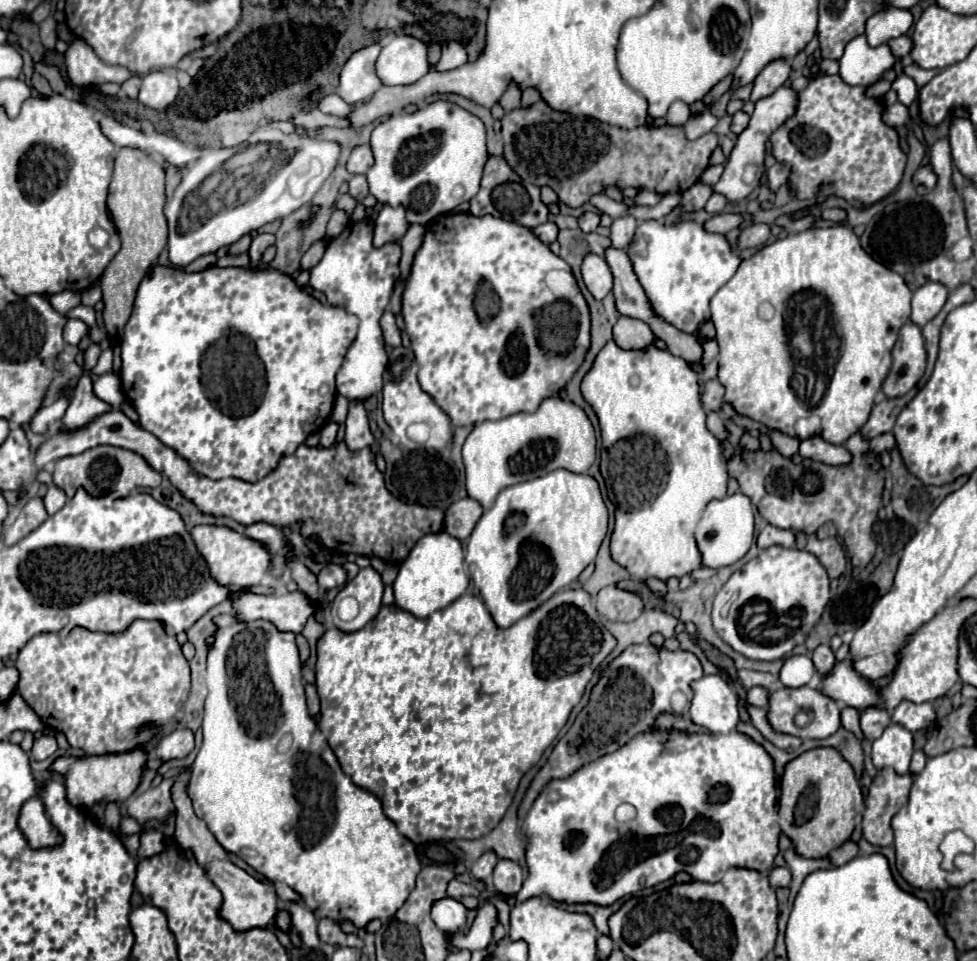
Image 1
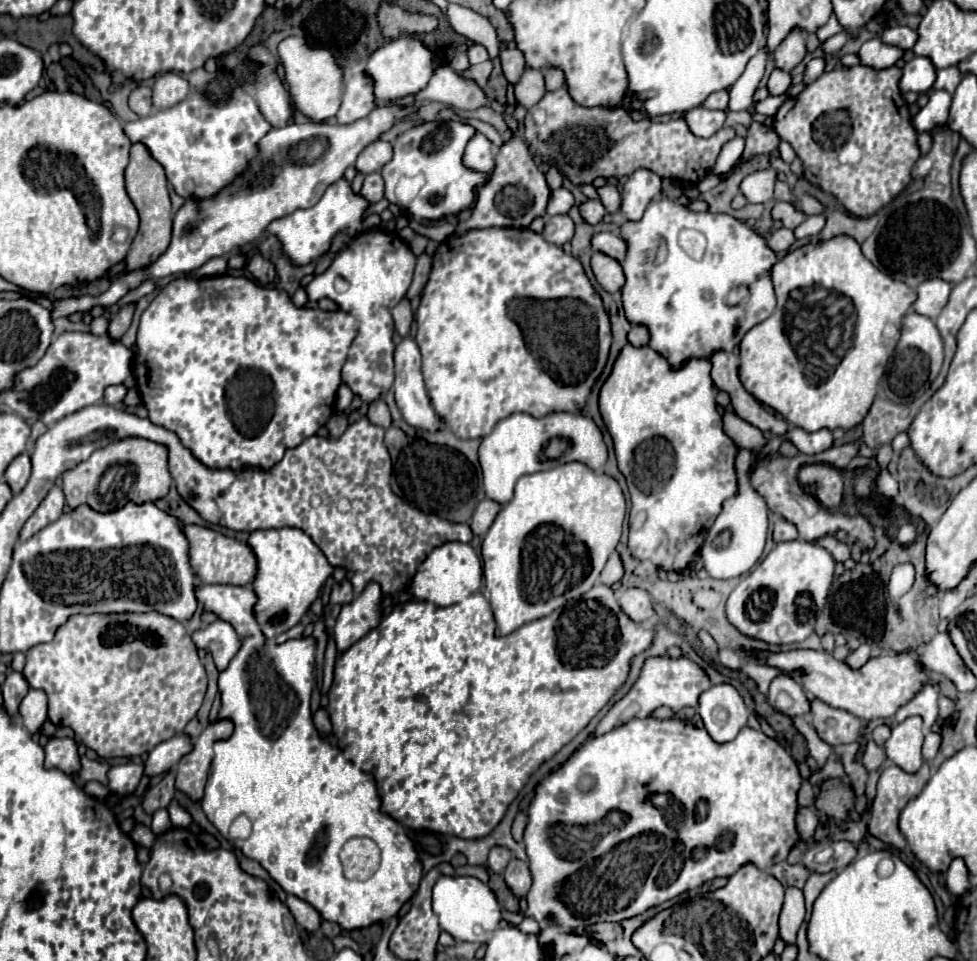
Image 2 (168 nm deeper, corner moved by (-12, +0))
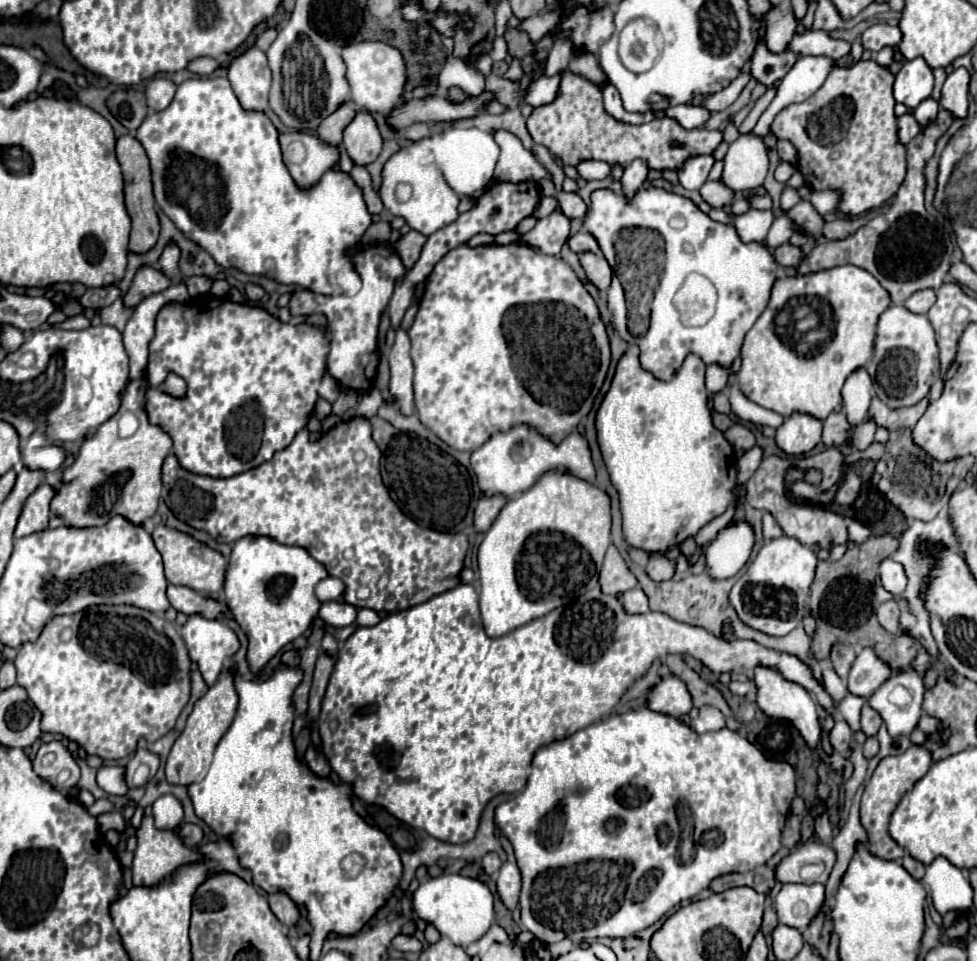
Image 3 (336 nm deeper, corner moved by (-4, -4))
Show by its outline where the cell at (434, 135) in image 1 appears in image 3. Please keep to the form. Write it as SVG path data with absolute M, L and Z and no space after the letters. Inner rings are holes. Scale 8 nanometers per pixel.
M432 139L416 141L408 147L400 149L396 155L392 155L388 159L388 163L384 165L384 173L382 173L384 179L382 179L382 187L380 187L380 199L382 199L384 207L392 215L404 217L406 223L410 225L410 229L414 229L426 237L432 235L434 231L442 229L444 225L450 225L452 221L456 221L458 201L460 201L460 197L444 181L444 175L442 175L438 161L434 157L430 157L430 141ZM400 183L408 183L414 189L412 197L406 203L396 201L396 187Z

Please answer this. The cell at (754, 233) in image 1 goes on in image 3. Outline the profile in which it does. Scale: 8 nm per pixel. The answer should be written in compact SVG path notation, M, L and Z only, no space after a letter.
M782 245L782 247L778 247L776 249L776 253L774 253L774 257L776 257L776 261L780 263L780 265L784 265L784 267L798 267L800 263L802 263L802 259L804 259L804 253L802 253L802 249L800 247L794 247L794 245Z

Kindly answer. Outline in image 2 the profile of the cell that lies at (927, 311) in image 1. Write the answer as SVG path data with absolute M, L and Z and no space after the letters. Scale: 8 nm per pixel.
M938 277L936 281L924 281L924 285L918 285L916 289L918 299L912 309L920 315L936 319L940 315L940 309L944 309L944 305L948 303L950 291L952 291L952 285L948 285L948 281L940 281Z

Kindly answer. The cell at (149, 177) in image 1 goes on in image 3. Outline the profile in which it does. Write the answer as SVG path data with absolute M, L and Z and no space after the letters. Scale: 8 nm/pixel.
M122 135L116 141L116 157L122 165L122 175L124 175L124 201L126 201L126 211L132 219L132 233L130 233L130 251L134 253L146 253L156 245L160 223L158 215L154 211L154 195L152 195L152 181L150 181L150 165L148 157L144 153L144 147L140 141L136 141L132 135Z

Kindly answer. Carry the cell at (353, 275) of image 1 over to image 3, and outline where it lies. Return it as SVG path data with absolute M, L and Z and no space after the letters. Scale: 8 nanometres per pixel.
M382 243L372 245L366 251L360 251L354 257L356 271L362 277L362 289L354 297L324 297L306 289L298 289L290 299L292 315L312 315L322 313L328 319L328 335L330 335L330 353L328 353L328 373L344 387L356 391L370 391L374 387L376 369L378 369L378 323L382 311L386 309L394 285L404 277L406 267L402 265L398 253Z

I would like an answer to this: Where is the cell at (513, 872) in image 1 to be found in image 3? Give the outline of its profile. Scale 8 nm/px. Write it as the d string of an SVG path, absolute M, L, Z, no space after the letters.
M502 863L500 867L500 875L498 875L498 895L502 899L502 903L514 911L518 907L518 897L520 897L520 869L516 863Z

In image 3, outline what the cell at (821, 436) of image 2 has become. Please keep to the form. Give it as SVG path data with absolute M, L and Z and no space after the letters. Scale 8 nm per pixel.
M792 413L776 429L776 443L788 455L804 455L812 451L820 437L822 421L806 413Z

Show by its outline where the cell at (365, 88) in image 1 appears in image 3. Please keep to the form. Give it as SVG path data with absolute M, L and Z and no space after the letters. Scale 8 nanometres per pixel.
M344 103L328 119L324 119L316 129L316 135L320 137L320 141L326 143L326 145L334 145L334 147L340 145L342 143L342 131L352 121L354 113L356 111L350 107L350 103Z

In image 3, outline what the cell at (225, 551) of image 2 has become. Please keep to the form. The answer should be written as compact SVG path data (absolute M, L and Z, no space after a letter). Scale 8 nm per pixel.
M164 525L154 527L152 539L164 561L164 575L172 585L184 585L184 587L190 587L190 589L202 591L202 593L220 593L222 591L226 559L218 551L206 547L204 543L198 543L194 537L190 537L186 533L180 533L180 531L176 531L172 527L164 527Z

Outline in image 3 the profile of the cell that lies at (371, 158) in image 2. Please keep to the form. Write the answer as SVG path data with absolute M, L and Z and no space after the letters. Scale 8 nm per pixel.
M366 109L356 111L354 119L344 129L342 145L356 165L368 165L376 161L382 151L382 135L374 117Z

